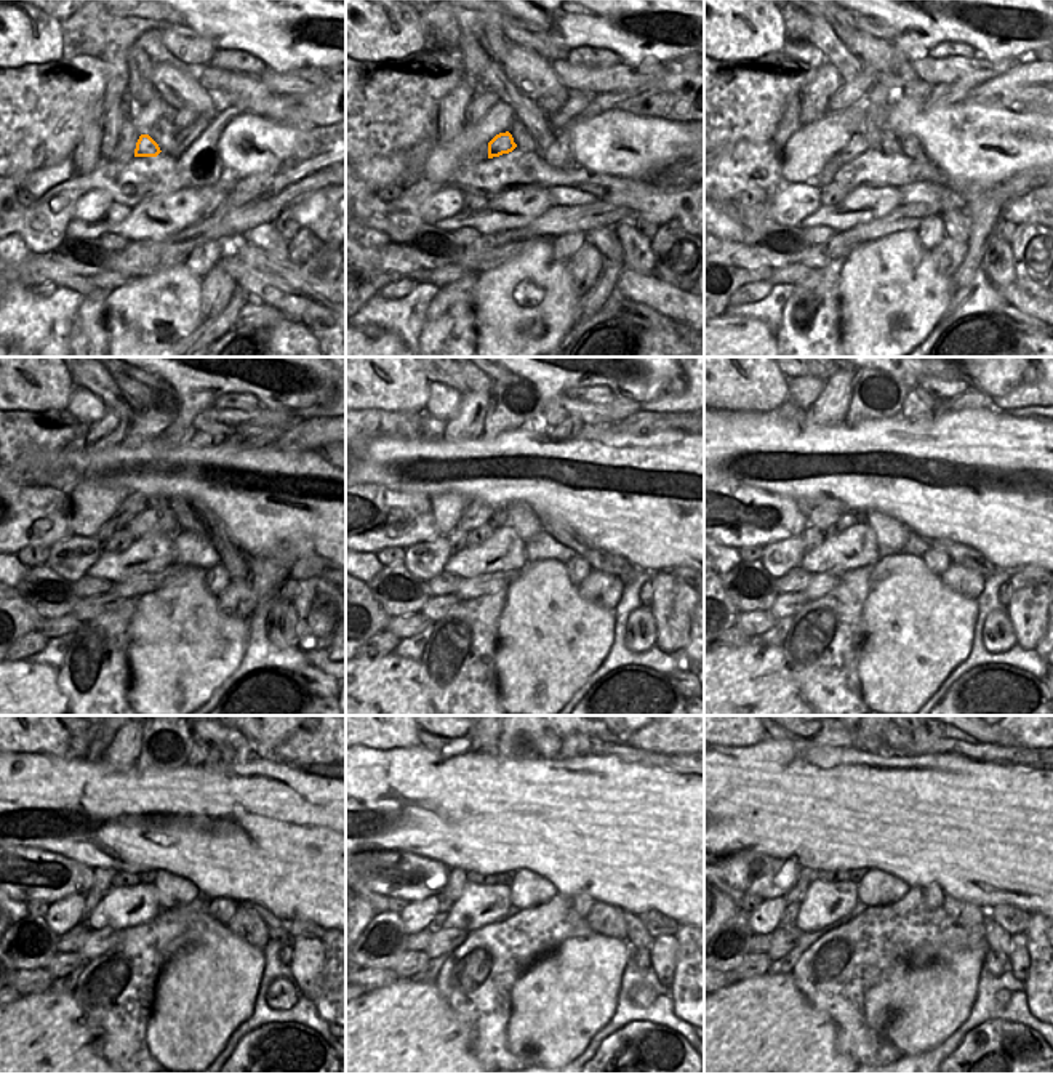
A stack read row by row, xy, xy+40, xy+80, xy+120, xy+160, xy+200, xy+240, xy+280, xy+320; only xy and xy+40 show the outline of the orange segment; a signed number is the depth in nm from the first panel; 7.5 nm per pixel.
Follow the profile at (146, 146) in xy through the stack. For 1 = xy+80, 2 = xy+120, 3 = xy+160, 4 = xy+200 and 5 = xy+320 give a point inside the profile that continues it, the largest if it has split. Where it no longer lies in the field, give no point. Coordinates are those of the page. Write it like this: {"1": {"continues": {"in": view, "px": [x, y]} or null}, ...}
{"1": {"continues": {"in": "xy+80", "px": [858, 144]}}, "2": {"continues": {"in": "xy+120", "px": [135, 503]}}, "3": {"continues": {"in": "xy+160", "px": [476, 514]}}, "4": {"continues": {"in": "xy+200", "px": [823, 516]}}, "5": {"continues": {"in": "xy+320", "px": [807, 876]}}}

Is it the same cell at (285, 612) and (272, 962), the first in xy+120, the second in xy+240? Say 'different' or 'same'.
different

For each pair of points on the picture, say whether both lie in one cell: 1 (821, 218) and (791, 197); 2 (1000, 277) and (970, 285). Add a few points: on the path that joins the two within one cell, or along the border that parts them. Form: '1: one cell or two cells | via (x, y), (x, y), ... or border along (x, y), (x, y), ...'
1: two cells | border along (821, 205), (797, 224)
2: two cells | border along (984, 244), (981, 269), (996, 287)

